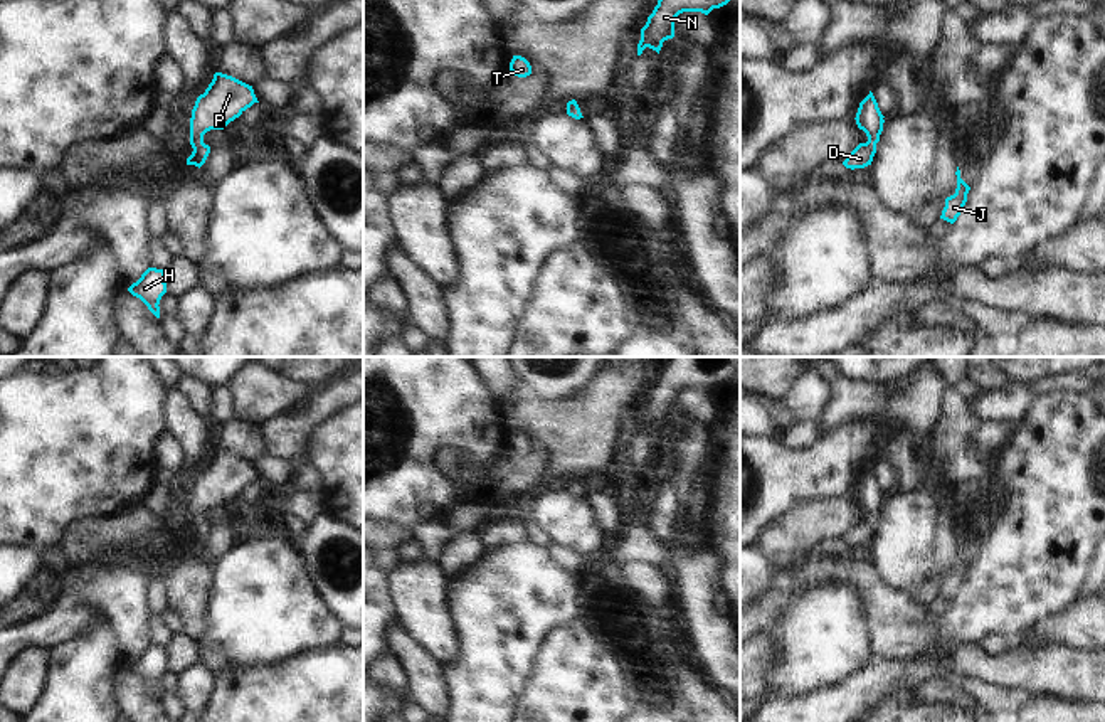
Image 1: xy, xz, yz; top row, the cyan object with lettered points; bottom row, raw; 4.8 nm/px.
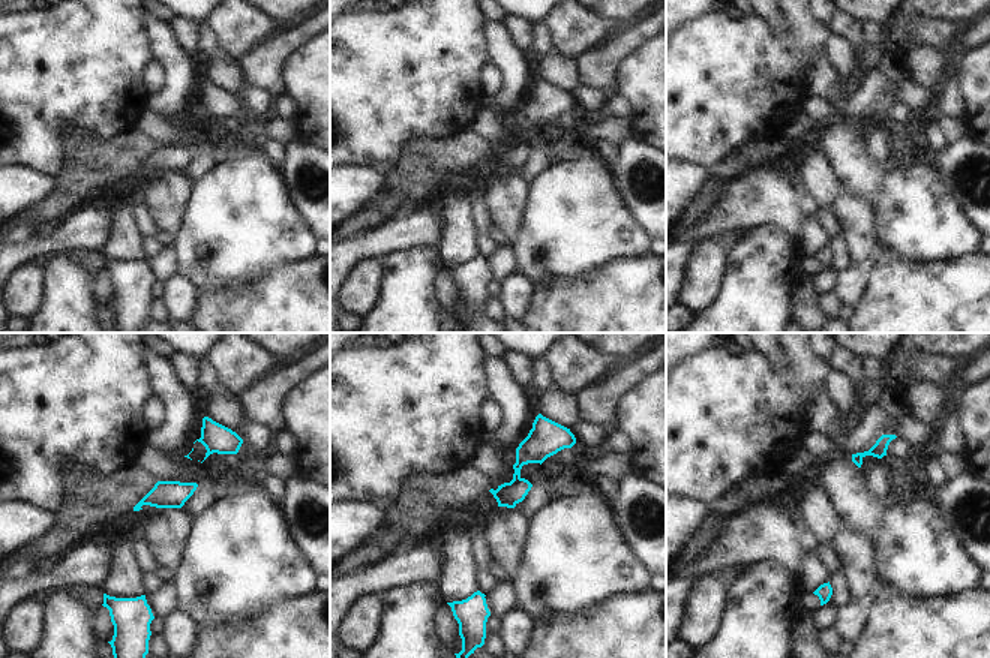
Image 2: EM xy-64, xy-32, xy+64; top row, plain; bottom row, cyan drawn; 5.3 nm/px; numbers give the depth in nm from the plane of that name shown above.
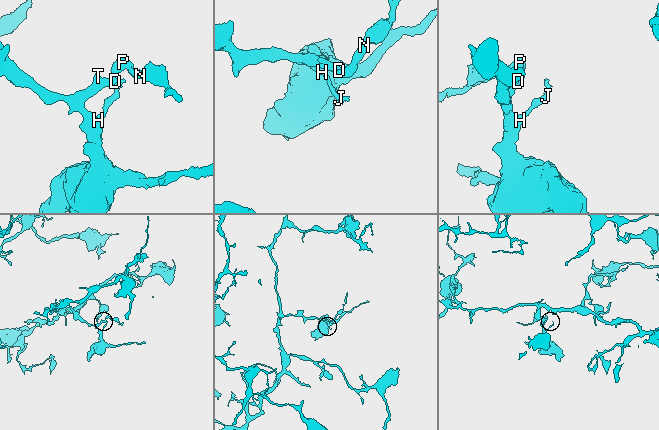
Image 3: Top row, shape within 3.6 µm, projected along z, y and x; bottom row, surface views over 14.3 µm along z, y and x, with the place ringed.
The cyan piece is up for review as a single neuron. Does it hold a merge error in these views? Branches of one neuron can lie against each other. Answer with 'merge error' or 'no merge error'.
no merge error

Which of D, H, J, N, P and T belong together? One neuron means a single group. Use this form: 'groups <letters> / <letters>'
groups D H J N P T

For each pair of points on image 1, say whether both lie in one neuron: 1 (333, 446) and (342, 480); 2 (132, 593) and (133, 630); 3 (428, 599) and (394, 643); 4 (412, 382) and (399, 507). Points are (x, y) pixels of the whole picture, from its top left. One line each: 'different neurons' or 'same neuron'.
1: same neuron
2: same neuron
3: different neurons
4: same neuron

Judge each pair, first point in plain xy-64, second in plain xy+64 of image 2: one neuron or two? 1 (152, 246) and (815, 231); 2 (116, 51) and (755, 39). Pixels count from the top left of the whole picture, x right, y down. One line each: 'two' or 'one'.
1: one
2: one

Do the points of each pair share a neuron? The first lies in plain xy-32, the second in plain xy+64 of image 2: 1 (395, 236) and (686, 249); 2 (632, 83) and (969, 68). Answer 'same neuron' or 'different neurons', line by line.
1: same neuron
2: same neuron

